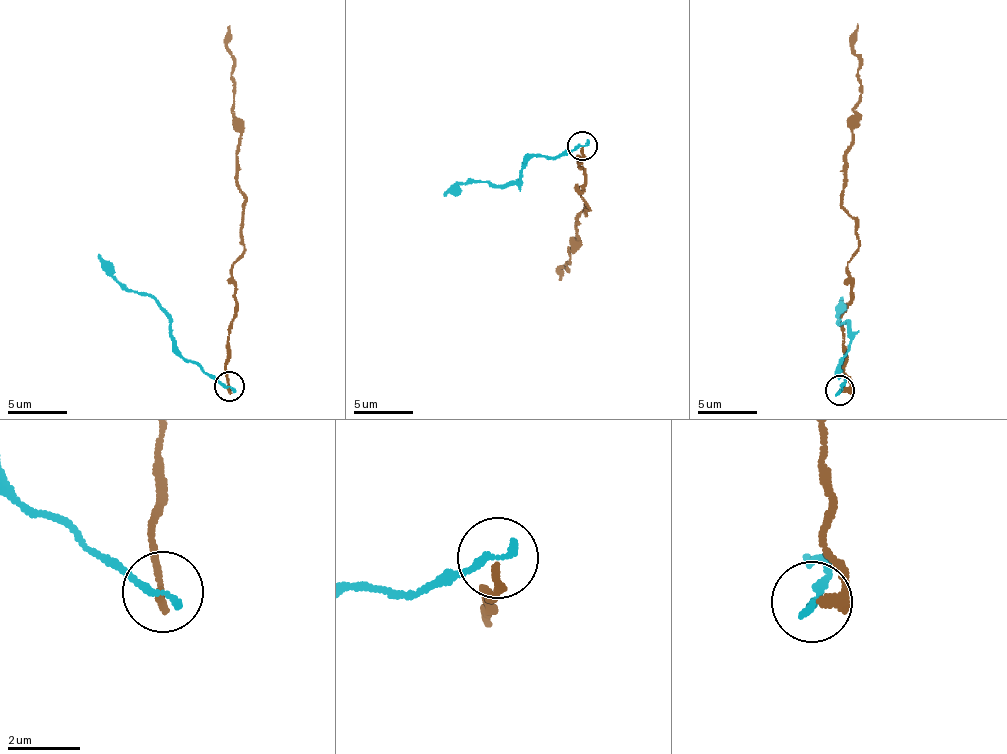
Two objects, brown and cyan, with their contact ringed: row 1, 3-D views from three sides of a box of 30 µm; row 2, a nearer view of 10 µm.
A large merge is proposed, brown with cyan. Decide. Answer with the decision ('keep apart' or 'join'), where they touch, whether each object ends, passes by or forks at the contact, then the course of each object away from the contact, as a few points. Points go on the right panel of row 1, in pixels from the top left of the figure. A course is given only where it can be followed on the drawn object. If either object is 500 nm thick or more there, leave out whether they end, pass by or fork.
keep apart; at (840, 390); brown ends there; cyan ends there; brown runs (842, 391), (851, 385), (839, 321), (851, 299), (848, 266), (857, 220), (840, 195), (860, 99), (857, 24); cyan runs (839, 391), (843, 377), (839, 374), (850, 333), (846, 321), (842, 326), (837, 304), (843, 298)

